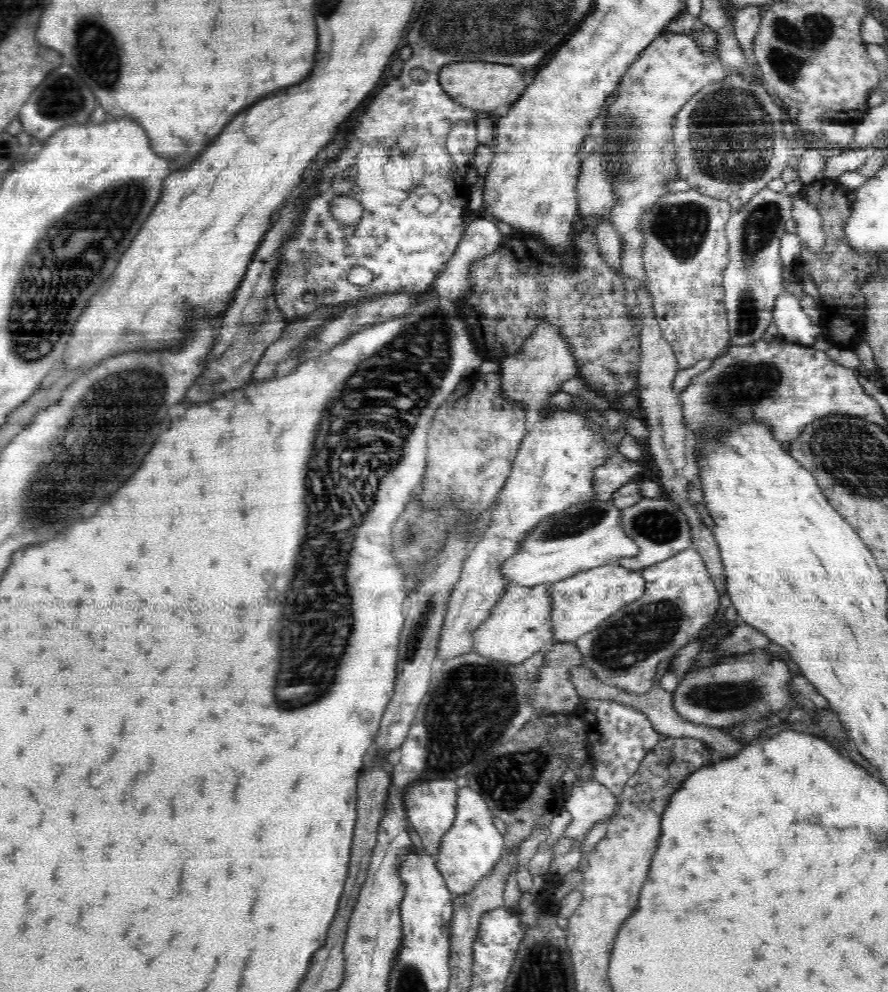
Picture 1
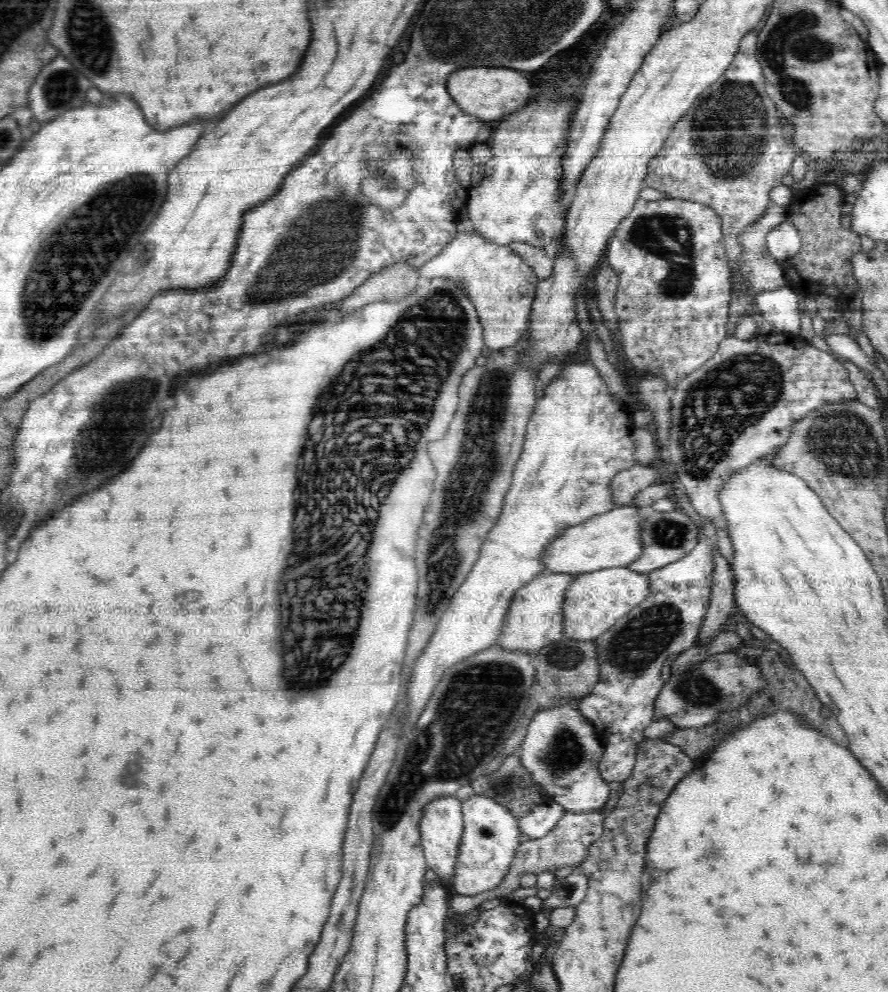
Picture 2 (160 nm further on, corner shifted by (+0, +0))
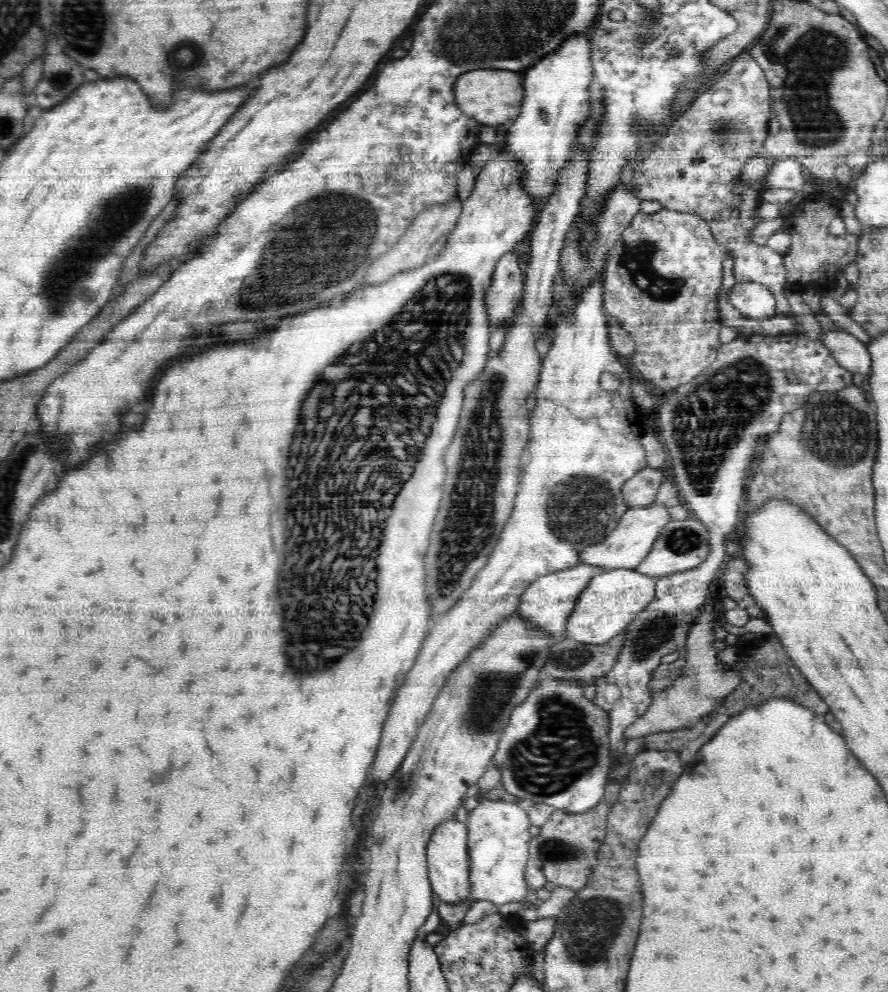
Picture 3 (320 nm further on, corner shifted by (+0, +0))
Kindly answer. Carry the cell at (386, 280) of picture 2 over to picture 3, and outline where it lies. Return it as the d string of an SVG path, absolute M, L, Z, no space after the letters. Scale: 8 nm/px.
M457 196L447 203L425 208L419 216L416 216L416 219L412 221L408 232L406 232L404 236L401 236L400 240L394 244L394 248L389 248L384 252L384 256L380 256L380 258L372 261L372 264L370 264L366 272L366 286L382 284L382 282L386 282L390 276L394 276L396 272L422 266L428 258L430 246L436 244L440 236L448 235L449 232L452 232L452 229L456 226L456 222L458 222L458 218L460 218L462 209L463 201Z

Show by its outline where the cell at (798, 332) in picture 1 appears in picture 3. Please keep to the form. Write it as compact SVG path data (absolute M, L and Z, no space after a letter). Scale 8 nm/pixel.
M736 283L728 291L728 302L745 317L768 320L778 314L778 304L770 287L760 283Z

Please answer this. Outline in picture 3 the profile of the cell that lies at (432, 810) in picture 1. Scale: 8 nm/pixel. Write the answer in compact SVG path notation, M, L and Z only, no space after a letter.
M455 818L444 820L432 834L426 846L426 858L428 861L428 874L431 889L434 894L446 904L458 906L462 901L469 900L469 904L475 901L472 898L470 886L470 861L468 856L468 829L467 825L460 823Z

